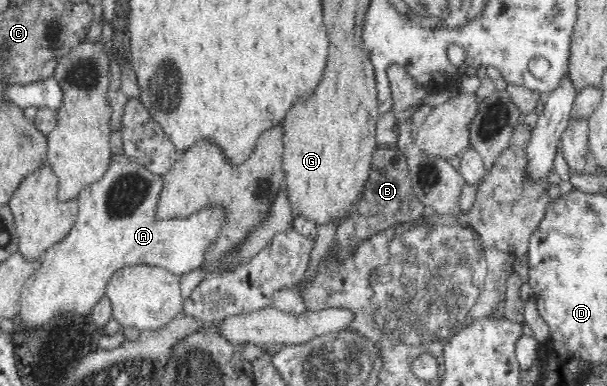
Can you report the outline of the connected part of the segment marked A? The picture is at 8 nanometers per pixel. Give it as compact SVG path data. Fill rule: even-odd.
M114 153L110 156L106 173L81 189L76 199L78 208L74 221L67 234L43 251L38 269L26 280L16 316L20 327L28 327L26 331L37 330L46 323L52 323L54 315L58 315L60 319L65 319L66 315L86 317L105 294L111 275L126 264L160 266L177 276L202 268L206 253L209 253L210 247L220 239L220 231L228 222L228 206L214 202L206 204L189 216L158 218L156 207L160 201L163 183L163 175L145 167L136 156L126 153Z

